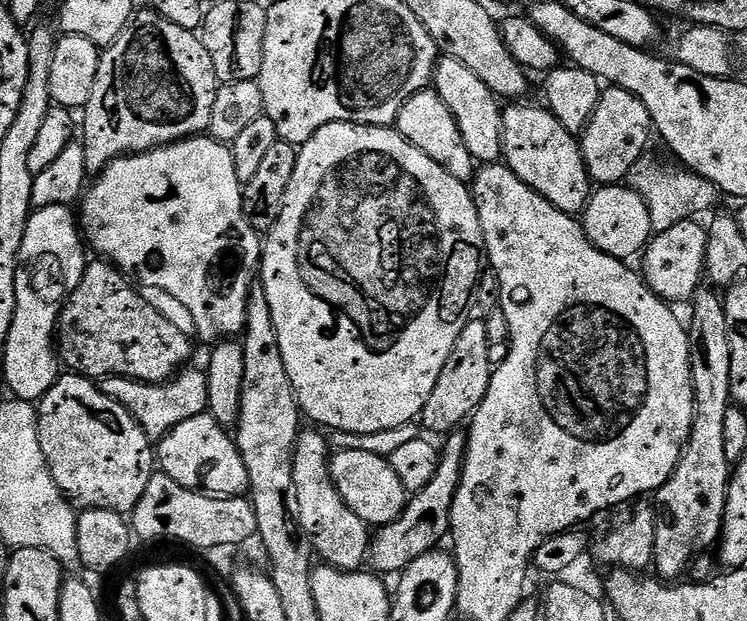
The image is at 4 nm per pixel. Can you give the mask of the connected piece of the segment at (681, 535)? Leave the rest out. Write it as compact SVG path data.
M702 286L690 301L692 321L687 321L690 374L694 390L694 422L684 443L684 453L674 474L654 493L656 529L652 564L655 575L676 582L699 552L720 539L724 521L730 465L726 458L726 414L730 398L730 341L726 339L726 310L719 291Z

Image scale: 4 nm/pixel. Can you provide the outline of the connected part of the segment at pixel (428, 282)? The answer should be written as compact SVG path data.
M331 124L322 126L314 138L299 145L294 178L290 178L290 190L286 190L282 214L278 214L278 222L263 241L258 272L264 275L262 283L270 302L278 346L282 349L282 362L286 362L286 374L290 374L290 386L301 413L307 419L309 416L316 423L313 425L321 429L350 434L378 434L378 430L394 430L394 426L413 423L423 413L438 382L438 374L442 374L442 366L446 366L446 358L450 358L450 350L454 350L458 334L462 334L470 319L468 307L474 304L474 293L485 260L484 235L476 218L476 199L472 197L469 185L454 178L454 174L446 174L434 158L426 158L426 154L401 136L395 127Z

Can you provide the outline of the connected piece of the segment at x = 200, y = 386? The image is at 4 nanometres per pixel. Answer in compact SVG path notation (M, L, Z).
M193 366L185 367L176 373L175 377L164 381L163 384L151 384L134 378L122 378L121 376L107 376L99 381L99 388L106 398L114 398L118 406L122 406L142 426L142 430L148 435L149 440L159 442L174 430L182 422L190 422L190 418L198 418L208 411L208 374L200 372Z

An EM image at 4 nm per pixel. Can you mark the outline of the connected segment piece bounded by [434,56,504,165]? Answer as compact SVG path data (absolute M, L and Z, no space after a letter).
M444 56L437 59L436 62L434 87L436 93L442 98L442 102L446 102L446 106L450 106L450 110L458 122L458 130L462 130L466 150L470 150L472 157L481 165L499 161L504 150L502 146L504 113L501 101L490 90L490 86L486 86L486 82L482 82L482 78L478 78L478 74L474 74L474 70L470 70L470 66L462 66L462 62L458 62L458 58Z

